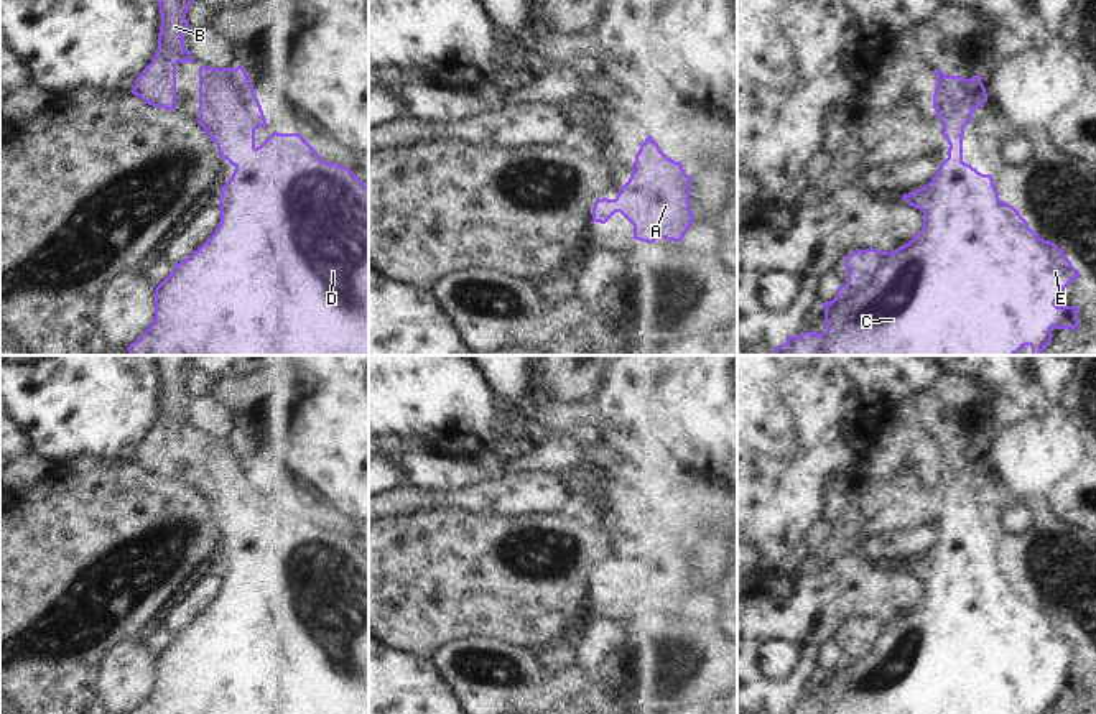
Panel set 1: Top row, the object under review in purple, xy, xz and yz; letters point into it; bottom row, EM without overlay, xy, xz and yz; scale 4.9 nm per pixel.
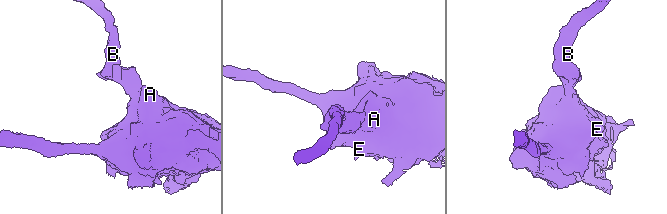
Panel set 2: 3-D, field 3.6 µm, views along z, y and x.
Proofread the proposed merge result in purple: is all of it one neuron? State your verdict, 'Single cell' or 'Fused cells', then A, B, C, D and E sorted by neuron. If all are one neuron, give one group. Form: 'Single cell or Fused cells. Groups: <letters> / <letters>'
Single cell. Groups: A B C D E

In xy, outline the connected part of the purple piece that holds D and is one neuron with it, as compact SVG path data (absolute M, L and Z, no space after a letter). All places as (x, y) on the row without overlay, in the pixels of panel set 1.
M242 434L199 436L199 489L219 523L235 538L221 556L221 591L214 602L155 656L155 688L130 714L369 714L369 554L349 536L324 530L300 502L273 500L260 515L255 498L267 495L262 474Z

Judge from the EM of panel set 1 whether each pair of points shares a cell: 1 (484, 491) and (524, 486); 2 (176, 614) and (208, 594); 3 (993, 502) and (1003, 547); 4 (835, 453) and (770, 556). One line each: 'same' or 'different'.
1: same
2: same
3: different
4: same

